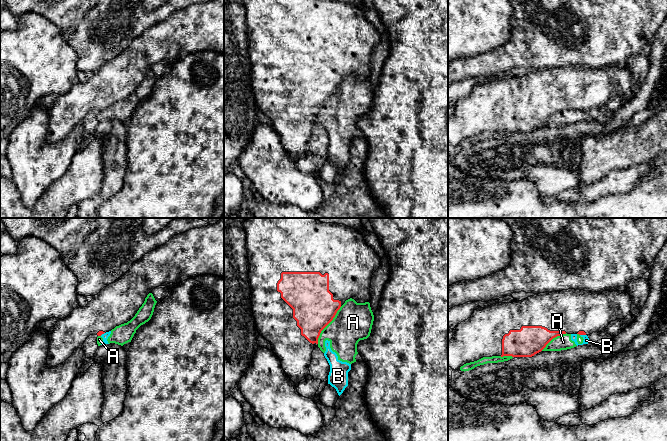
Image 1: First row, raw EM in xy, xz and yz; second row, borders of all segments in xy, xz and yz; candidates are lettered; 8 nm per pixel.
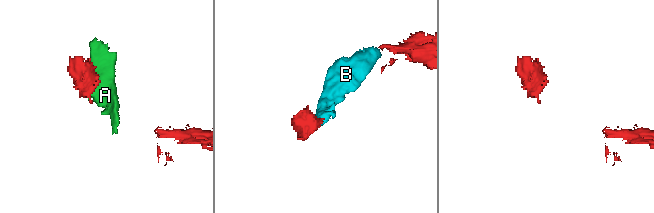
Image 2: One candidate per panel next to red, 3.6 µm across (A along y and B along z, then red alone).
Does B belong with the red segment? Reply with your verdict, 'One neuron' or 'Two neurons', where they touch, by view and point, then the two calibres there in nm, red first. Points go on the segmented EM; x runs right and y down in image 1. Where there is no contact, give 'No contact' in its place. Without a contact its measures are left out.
Two neurons. Touches red at yz (583, 334). Thickness 30 nm (red) against 50 nm

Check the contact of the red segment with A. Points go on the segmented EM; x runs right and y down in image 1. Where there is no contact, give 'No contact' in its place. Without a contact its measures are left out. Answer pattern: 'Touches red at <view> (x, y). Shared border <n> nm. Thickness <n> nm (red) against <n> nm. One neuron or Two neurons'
Touches red at xz (327, 324). Shared border 360 nm. Thickness 340 nm (red) against 300 nm. Two neurons

